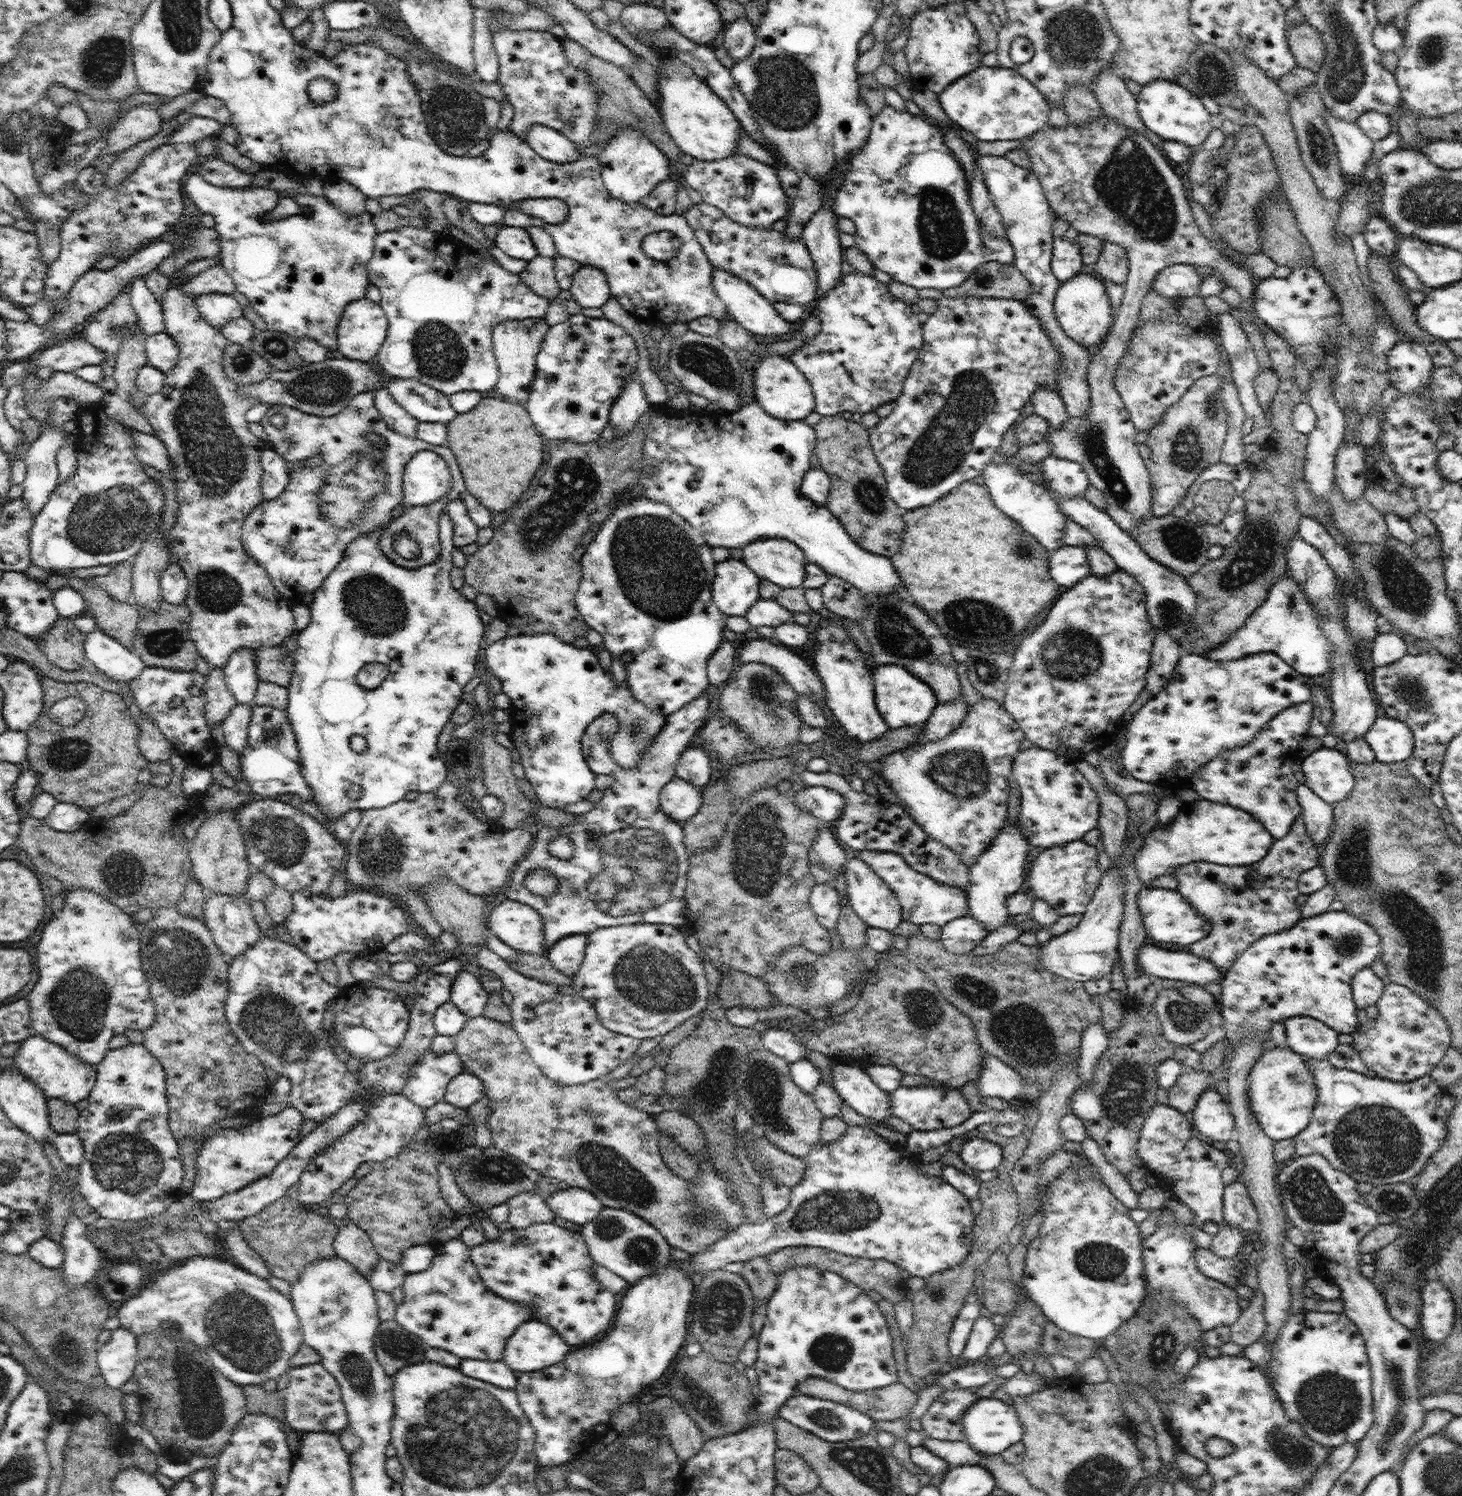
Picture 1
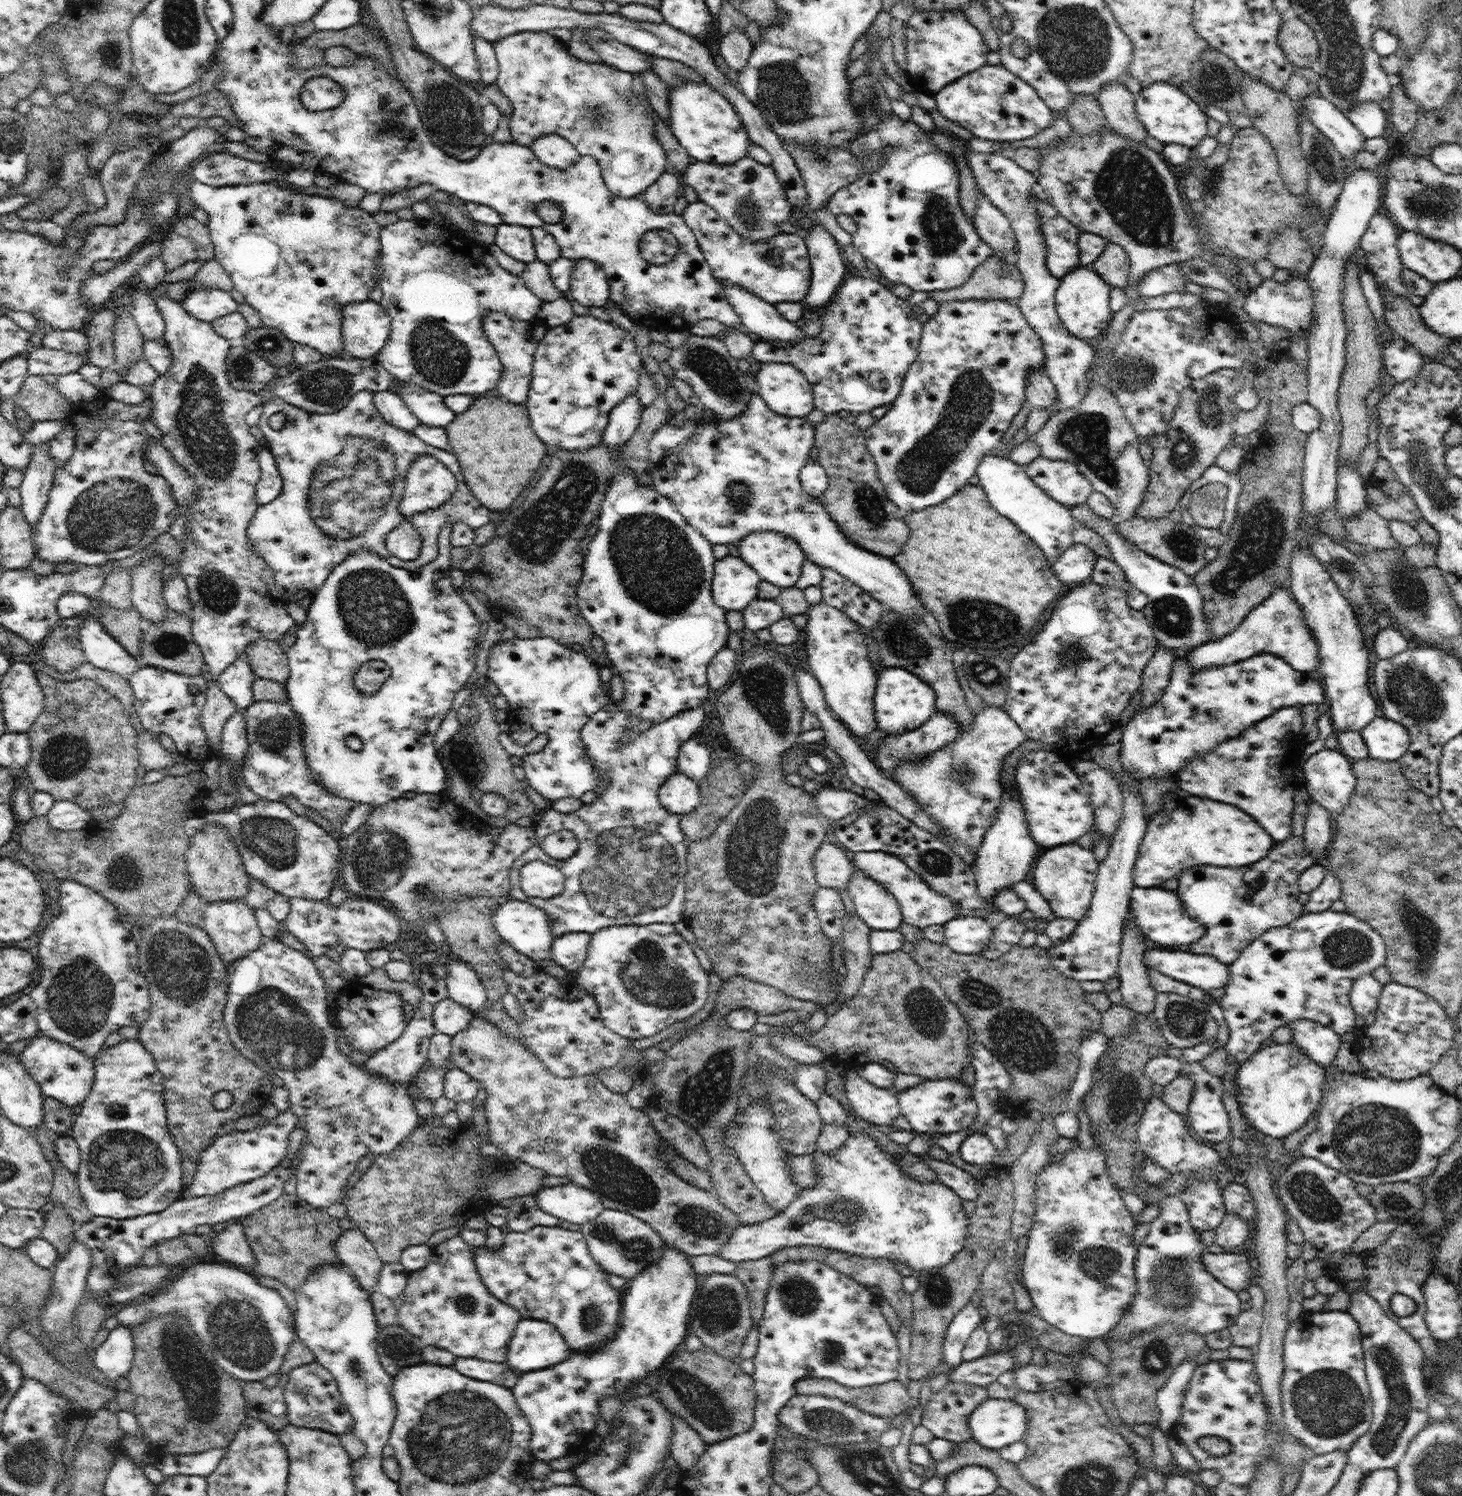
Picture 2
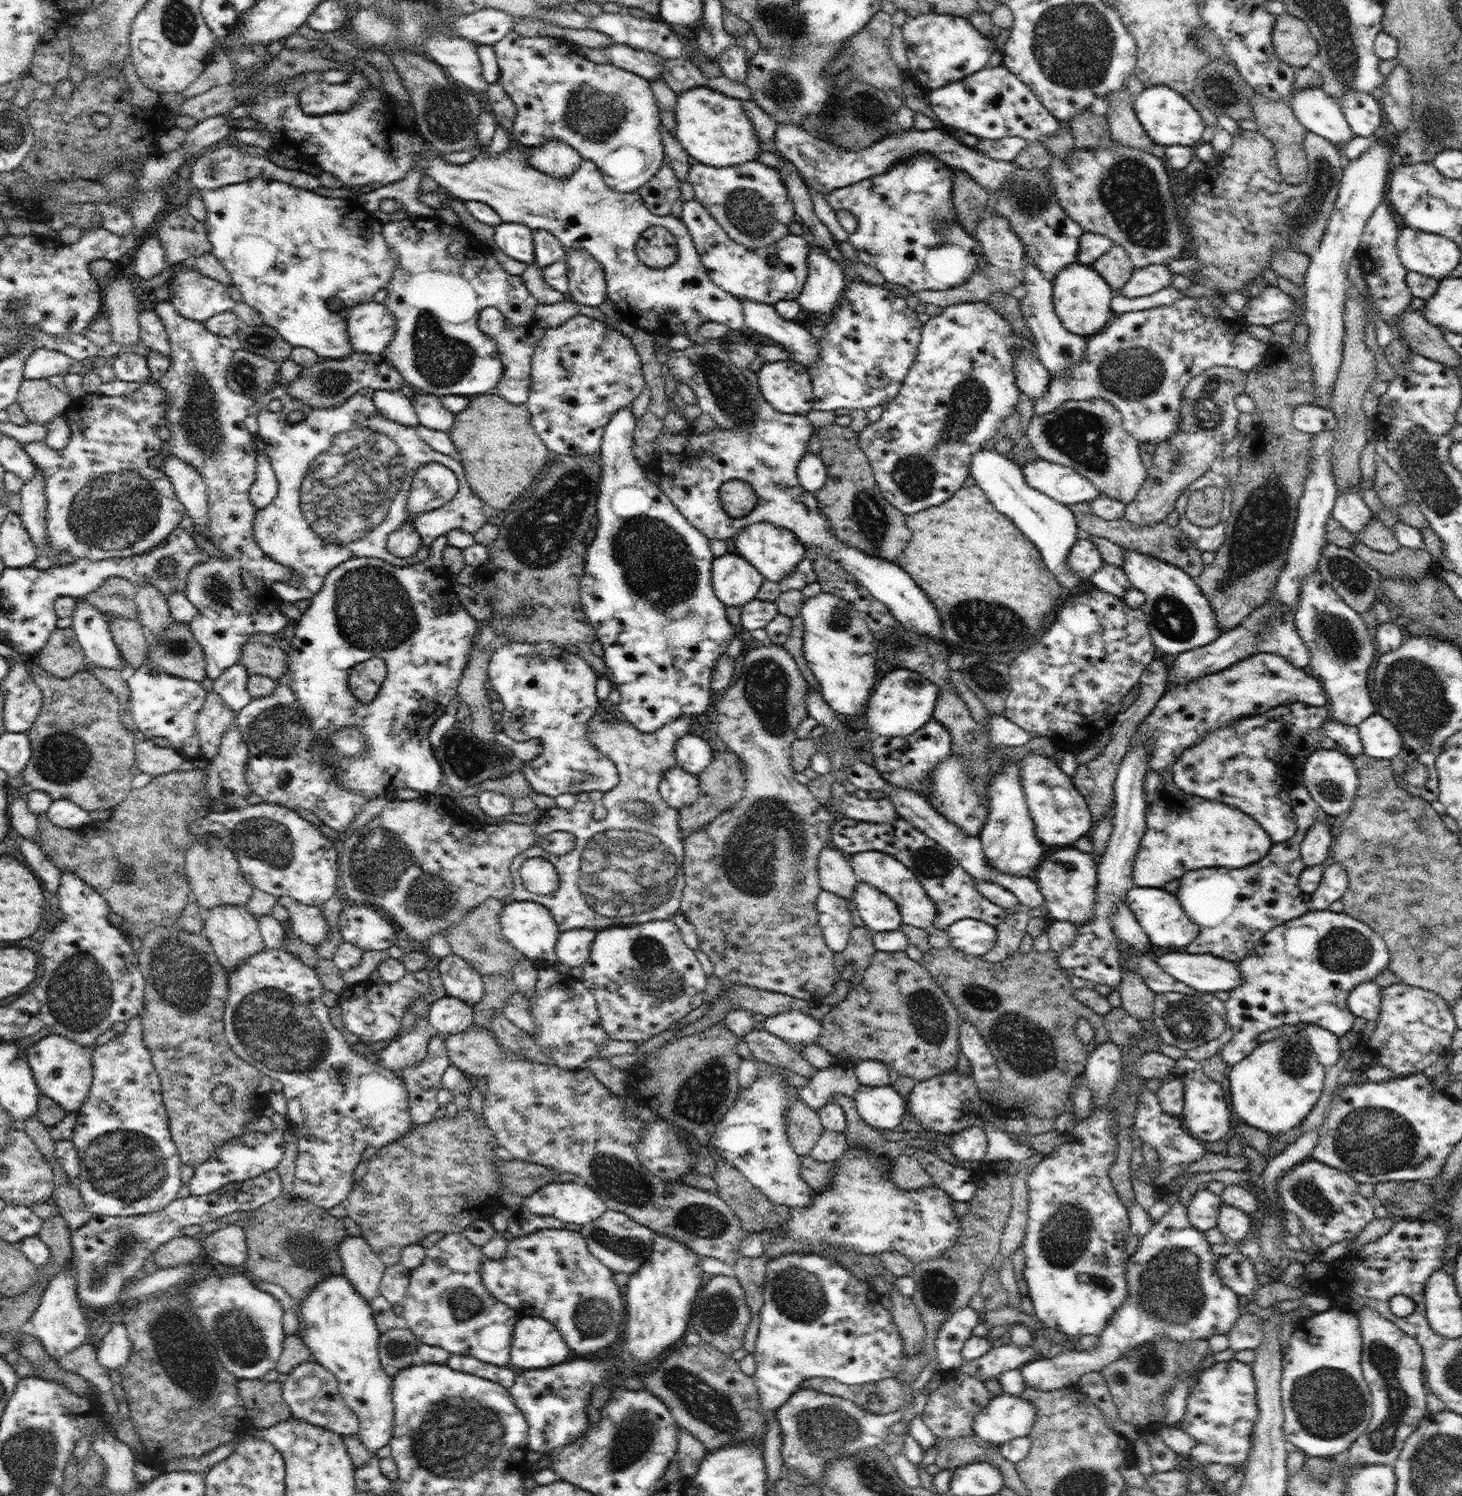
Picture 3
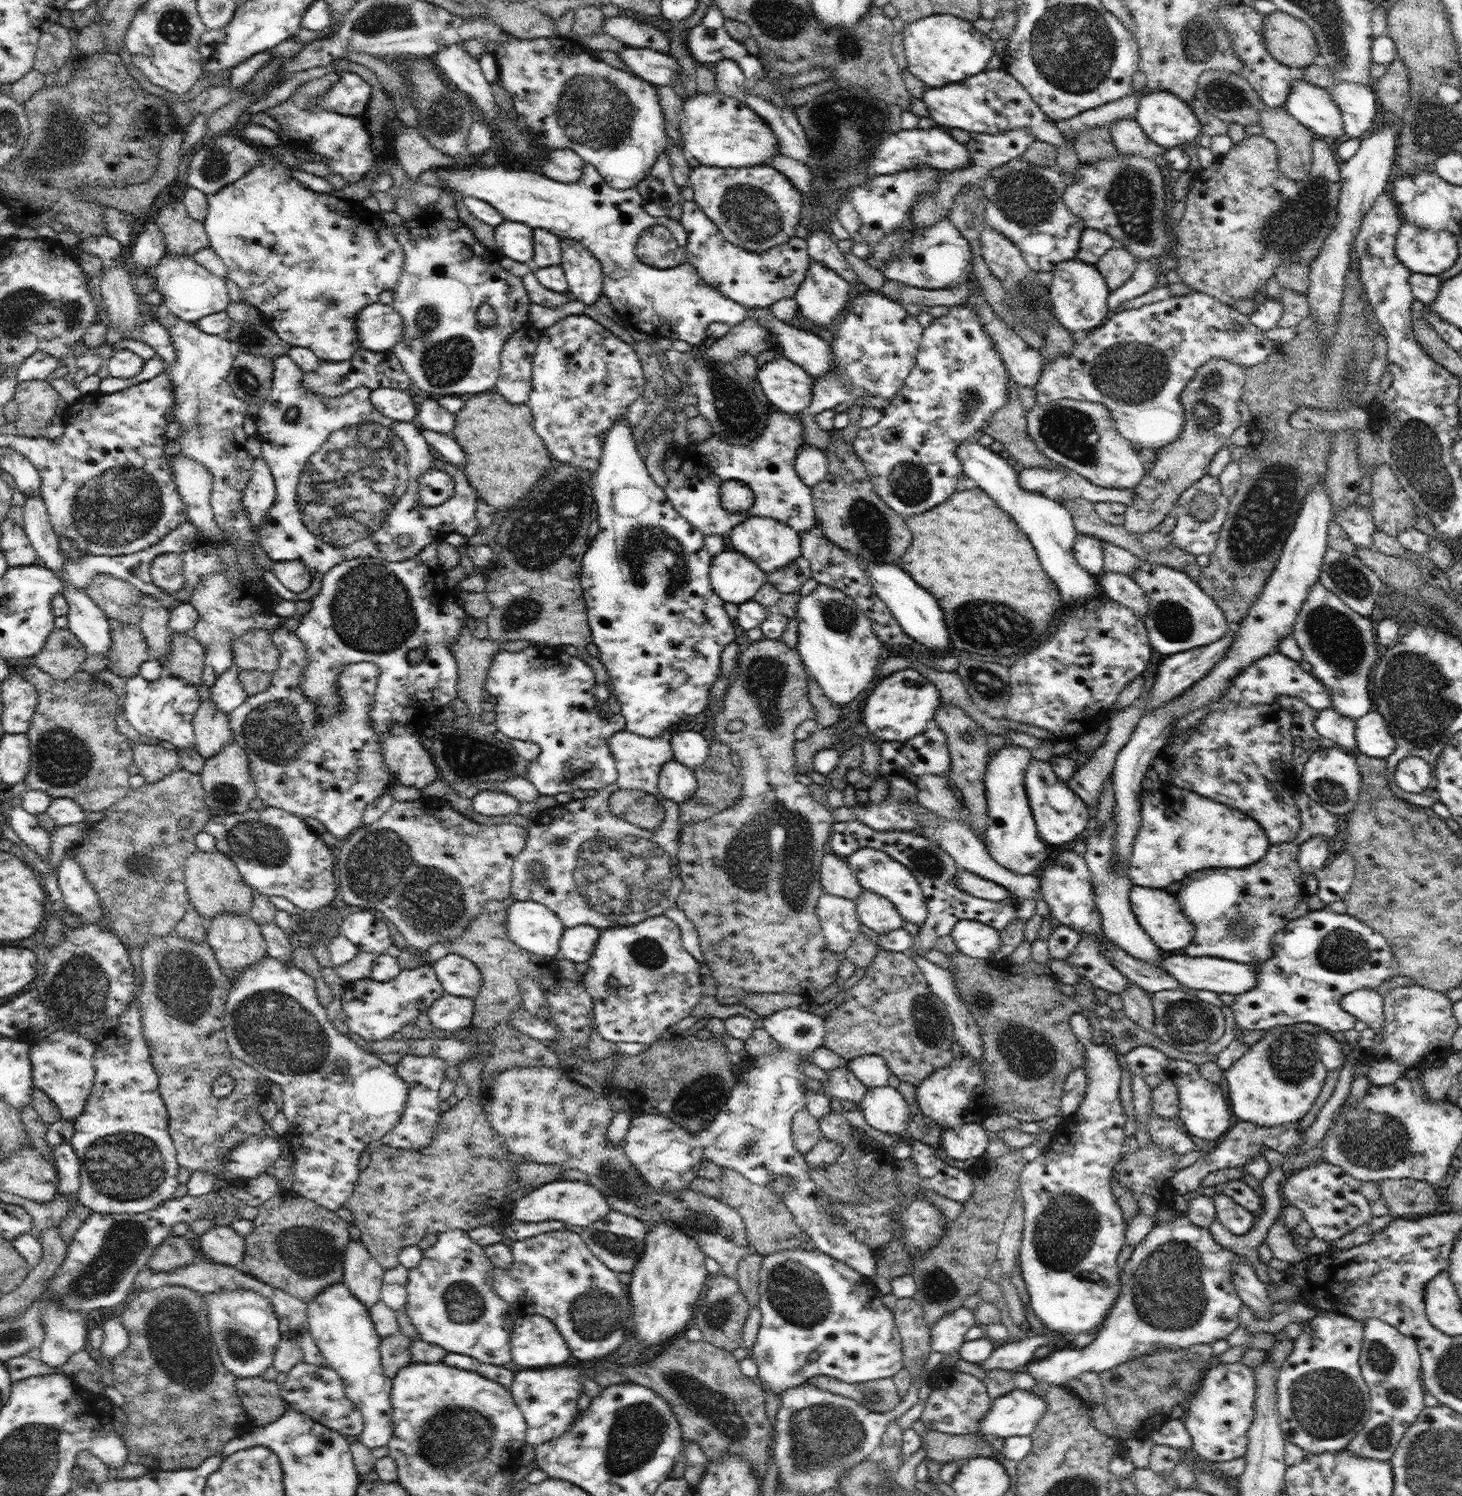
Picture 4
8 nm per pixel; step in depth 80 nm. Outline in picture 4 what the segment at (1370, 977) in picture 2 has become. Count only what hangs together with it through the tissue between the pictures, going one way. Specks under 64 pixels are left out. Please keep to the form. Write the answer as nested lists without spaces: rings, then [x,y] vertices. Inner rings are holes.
[[[1358,989],[1341,998],[1341,1005],[1346,1012],[1362,1020],[1374,1030],[1376,1037],[1384,1026],[1383,996],[1377,989]]]

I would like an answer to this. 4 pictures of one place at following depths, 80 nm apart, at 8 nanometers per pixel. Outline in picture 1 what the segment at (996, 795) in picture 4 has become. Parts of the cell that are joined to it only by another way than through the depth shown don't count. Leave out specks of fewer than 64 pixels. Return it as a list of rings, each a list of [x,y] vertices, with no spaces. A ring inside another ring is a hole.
[[[1005,822],[1000,834],[993,838],[992,844],[980,855],[979,860],[969,867],[967,903],[970,914],[980,920],[988,933],[1011,920],[1007,909],[1007,899],[1016,895],[1026,885],[1026,872],[1033,856],[1028,839],[1021,832],[1021,826]]]

